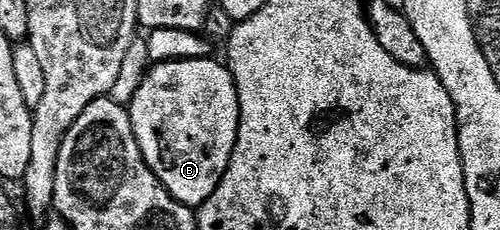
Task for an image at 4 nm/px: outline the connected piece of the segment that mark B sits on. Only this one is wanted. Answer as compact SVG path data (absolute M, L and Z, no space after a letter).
M213 57L193 58L192 60L184 60L183 62L159 62L151 65L149 67L151 70L147 72L146 79L139 84L138 91L134 94L134 99L128 102L128 113L130 116L129 126L134 129L134 139L138 142L142 159L146 161L150 171L160 180L162 187L165 188L177 202L191 208L203 206L212 196L212 192L216 192L216 188L220 184L220 180L232 160L232 152L238 139L238 118L240 116L238 89L234 83L234 78L230 75L229 65L222 63L221 66L220 63L214 61L215 59Z

